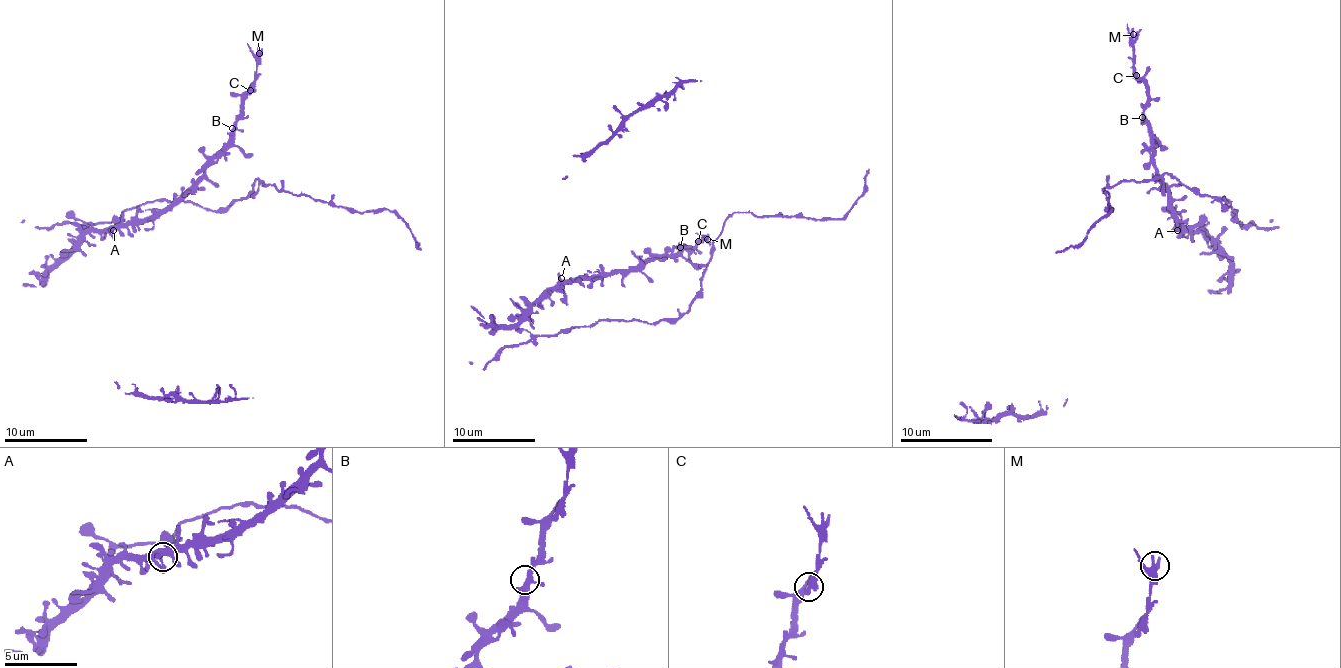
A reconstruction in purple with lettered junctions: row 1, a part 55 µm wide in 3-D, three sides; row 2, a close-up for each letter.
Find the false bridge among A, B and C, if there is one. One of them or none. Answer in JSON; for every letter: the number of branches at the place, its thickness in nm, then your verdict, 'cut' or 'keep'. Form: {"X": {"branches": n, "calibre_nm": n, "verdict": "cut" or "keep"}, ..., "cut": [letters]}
{"A": {"branches": 3, "calibre_nm": 380, "verdict": "keep"}, "B": {"branches": 3, "calibre_nm": 320, "verdict": "keep"}, "C": {"branches": 3, "calibre_nm": 320, "verdict": "cut"}, "cut": ["C"]}

